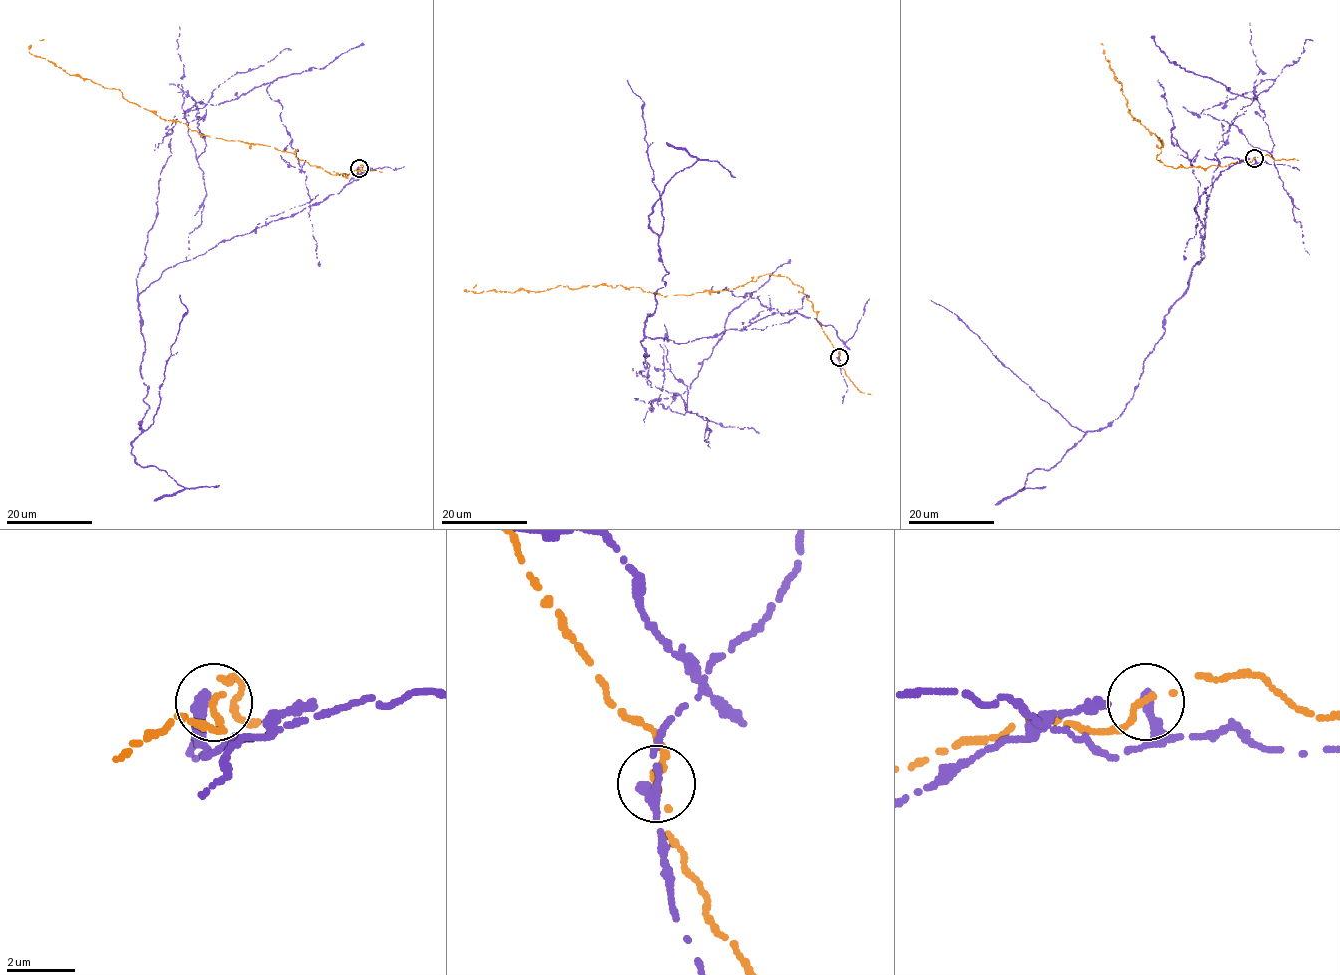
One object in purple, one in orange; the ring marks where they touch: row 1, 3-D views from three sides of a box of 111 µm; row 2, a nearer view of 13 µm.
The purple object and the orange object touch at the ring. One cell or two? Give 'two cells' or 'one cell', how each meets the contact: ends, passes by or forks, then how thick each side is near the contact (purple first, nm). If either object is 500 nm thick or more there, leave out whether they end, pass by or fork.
two cells | purple ends | orange ends | 360/240 nm

